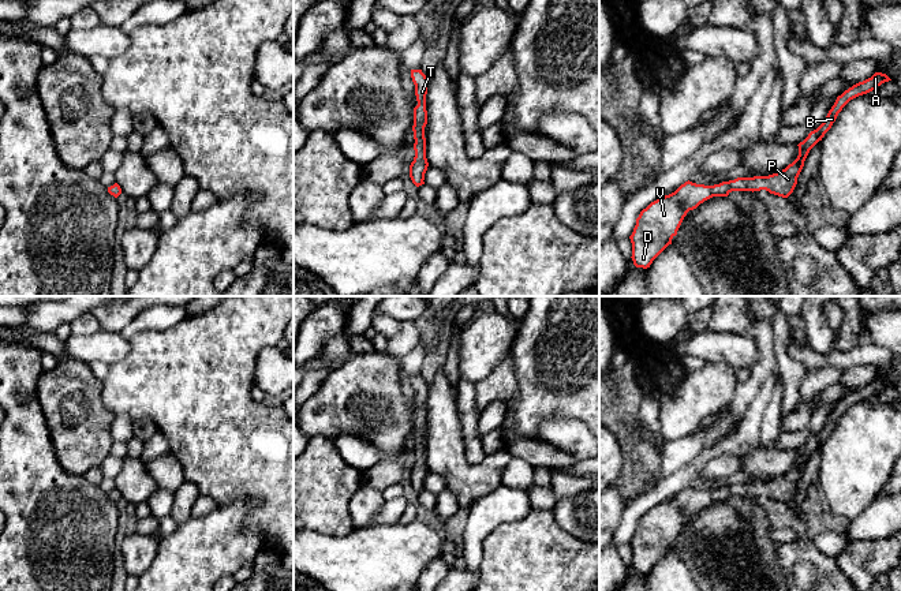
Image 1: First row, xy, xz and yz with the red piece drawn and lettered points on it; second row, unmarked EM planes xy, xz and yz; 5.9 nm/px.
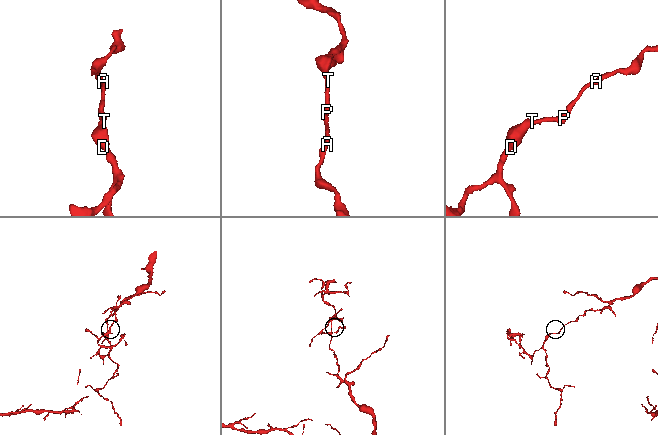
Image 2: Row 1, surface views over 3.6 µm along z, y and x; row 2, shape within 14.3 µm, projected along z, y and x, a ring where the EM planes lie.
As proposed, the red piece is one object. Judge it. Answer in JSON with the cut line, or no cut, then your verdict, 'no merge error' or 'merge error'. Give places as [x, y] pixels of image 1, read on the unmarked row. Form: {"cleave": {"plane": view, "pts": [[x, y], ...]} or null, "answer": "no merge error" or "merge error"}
{"cleave": null, "answer": "no merge error"}

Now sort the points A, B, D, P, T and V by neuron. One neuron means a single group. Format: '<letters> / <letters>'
A B D P T V

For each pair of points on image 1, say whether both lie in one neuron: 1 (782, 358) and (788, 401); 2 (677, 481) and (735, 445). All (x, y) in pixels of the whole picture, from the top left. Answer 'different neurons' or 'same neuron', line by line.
1: same neuron
2: same neuron

